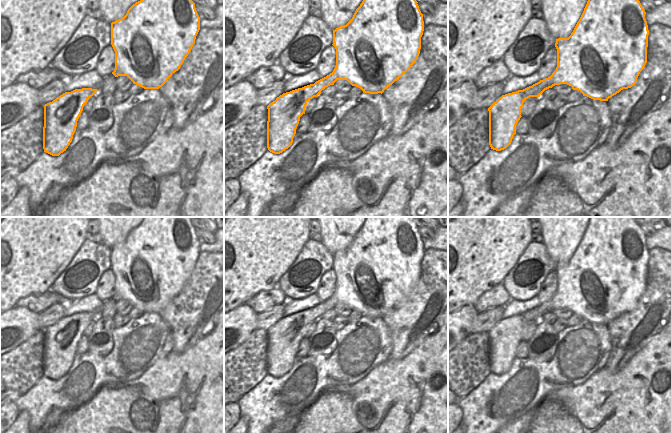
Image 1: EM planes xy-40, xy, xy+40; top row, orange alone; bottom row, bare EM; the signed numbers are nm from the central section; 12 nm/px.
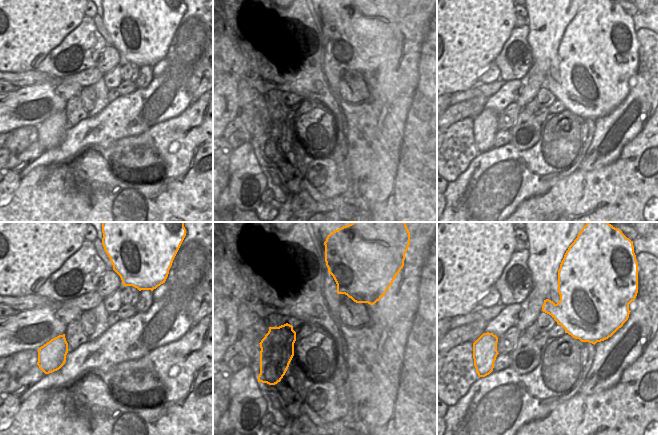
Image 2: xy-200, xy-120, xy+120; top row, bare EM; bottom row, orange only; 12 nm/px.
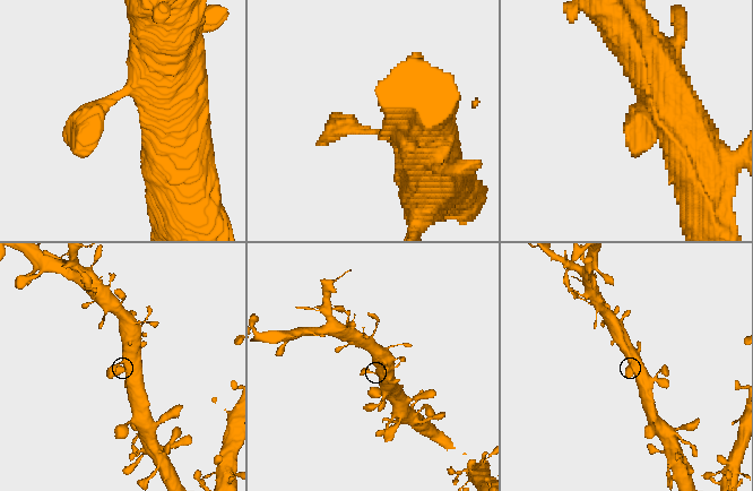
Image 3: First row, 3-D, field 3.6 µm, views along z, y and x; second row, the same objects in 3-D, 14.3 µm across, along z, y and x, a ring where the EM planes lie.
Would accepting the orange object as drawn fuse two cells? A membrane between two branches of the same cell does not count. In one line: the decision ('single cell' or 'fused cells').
single cell

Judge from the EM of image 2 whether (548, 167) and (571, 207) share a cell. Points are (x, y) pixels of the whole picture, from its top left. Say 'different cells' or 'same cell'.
different cells

